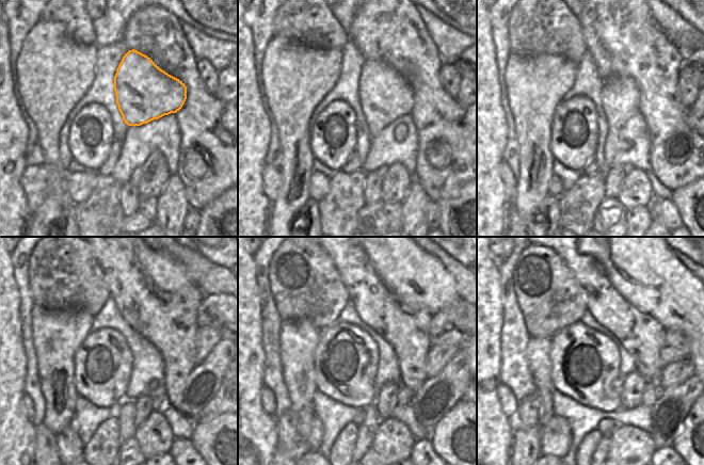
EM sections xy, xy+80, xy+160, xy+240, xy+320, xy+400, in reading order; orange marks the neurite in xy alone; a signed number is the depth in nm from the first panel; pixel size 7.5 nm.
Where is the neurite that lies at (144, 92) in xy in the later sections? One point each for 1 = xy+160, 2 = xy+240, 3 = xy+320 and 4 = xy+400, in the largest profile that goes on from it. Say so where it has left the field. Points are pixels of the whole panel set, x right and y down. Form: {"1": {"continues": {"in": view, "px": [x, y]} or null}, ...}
{"1": {"continues": {"in": "xy+160", "px": [620, 95]}}, "2": {"continues": {"in": "xy+240", "px": [126, 420]}}, "3": {"continues": {"in": "xy+320", "px": [366, 431]}}, "4": {"continues": {"in": "xy+400", "px": [601, 452]}}}

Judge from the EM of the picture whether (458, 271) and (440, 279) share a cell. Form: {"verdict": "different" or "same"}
{"verdict": "different"}

